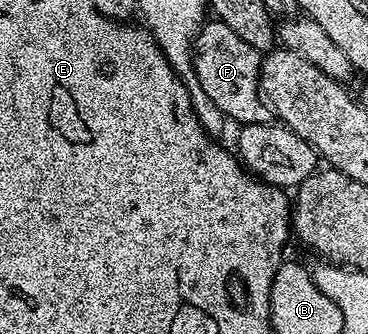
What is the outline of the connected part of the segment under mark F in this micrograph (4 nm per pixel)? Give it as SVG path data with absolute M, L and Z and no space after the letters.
M216 19L206 20L193 40L193 66L199 79L199 87L223 111L231 115L237 124L267 125L274 120L275 114L269 107L261 91L262 50L251 47L251 43L239 39L227 23Z

